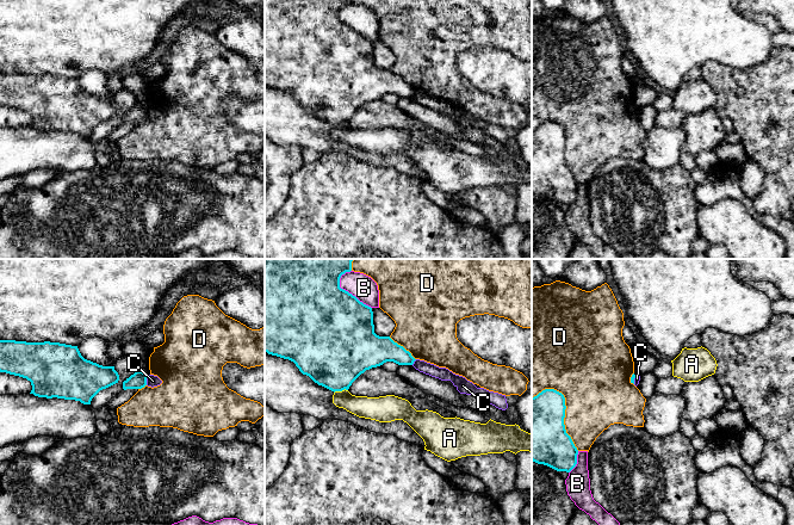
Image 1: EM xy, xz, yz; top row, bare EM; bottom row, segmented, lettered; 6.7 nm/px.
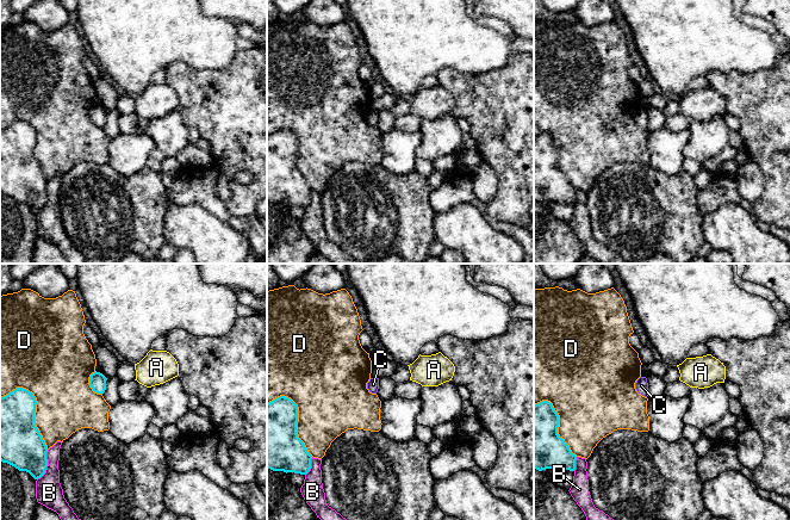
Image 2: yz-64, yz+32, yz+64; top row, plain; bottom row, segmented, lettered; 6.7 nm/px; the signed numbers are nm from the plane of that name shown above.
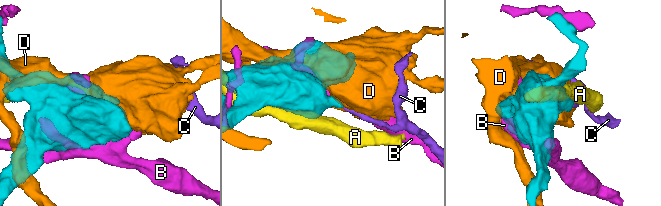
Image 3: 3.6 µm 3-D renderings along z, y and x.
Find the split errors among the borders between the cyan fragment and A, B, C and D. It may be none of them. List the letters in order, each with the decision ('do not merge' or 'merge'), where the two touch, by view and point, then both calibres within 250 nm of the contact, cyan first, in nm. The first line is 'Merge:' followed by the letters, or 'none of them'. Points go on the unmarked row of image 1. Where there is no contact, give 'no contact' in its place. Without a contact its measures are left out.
Merge: none of them
A: do not merge | xz (340, 123) | 440/150 nm
B: do not merge | xz (348, 25) | 500/170 nm
C: do not merge | xy (146, 112) | 110/80 nm
D: do not merge | yz (565, 140) | 400/460 nm

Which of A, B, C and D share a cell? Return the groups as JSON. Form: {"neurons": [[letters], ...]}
{"neurons": [["A"], ["B"], ["C"], ["D"]]}

